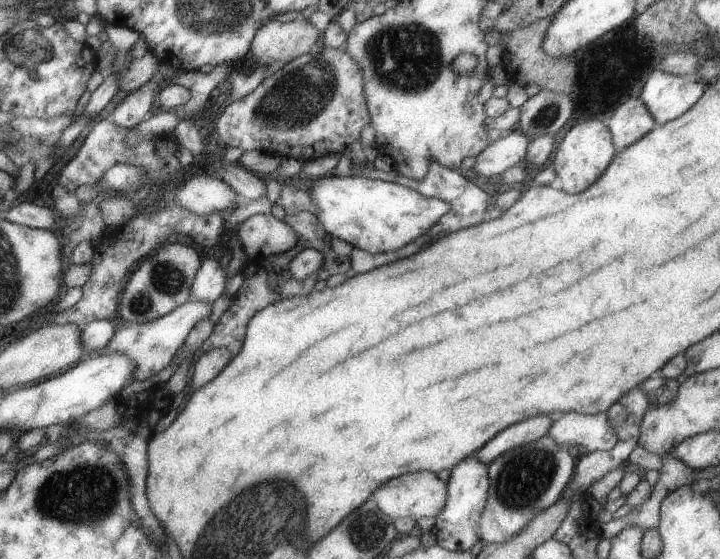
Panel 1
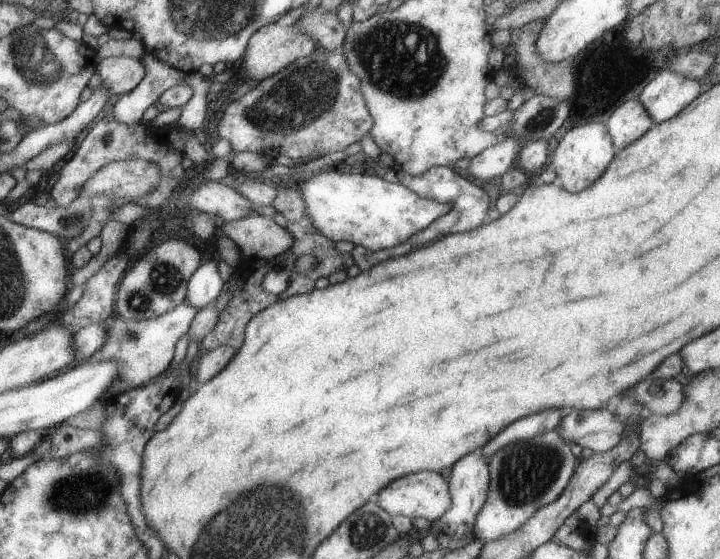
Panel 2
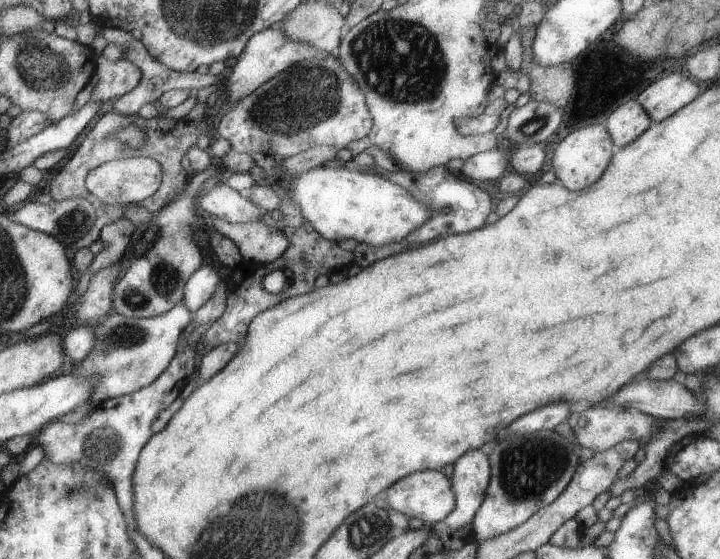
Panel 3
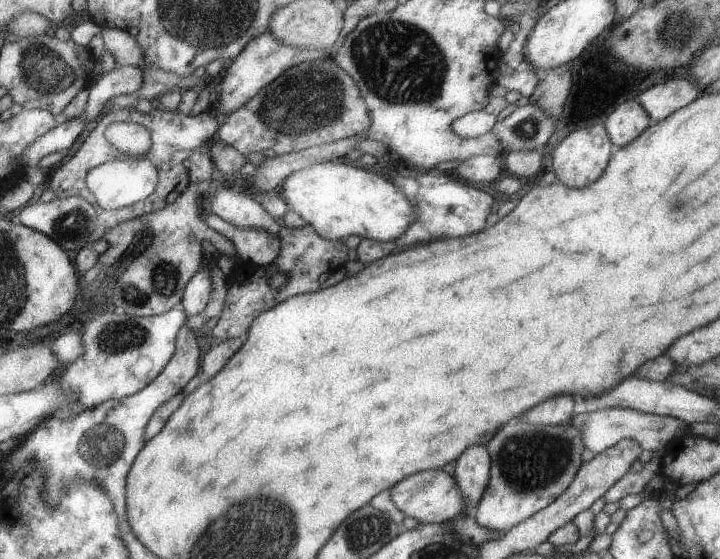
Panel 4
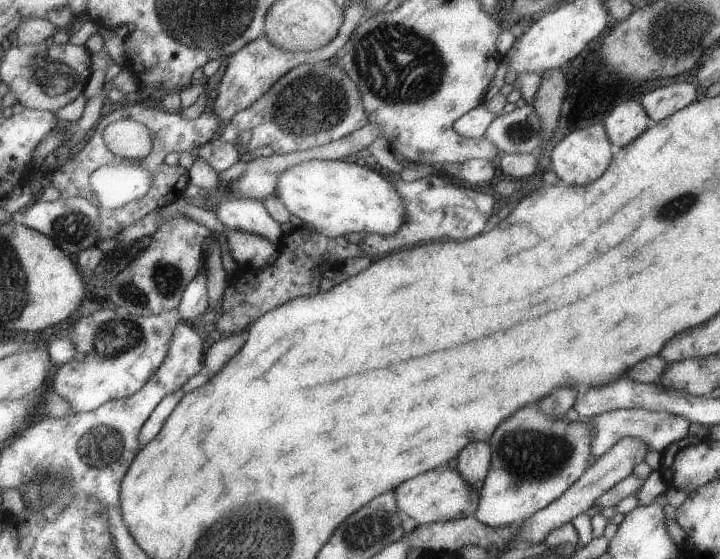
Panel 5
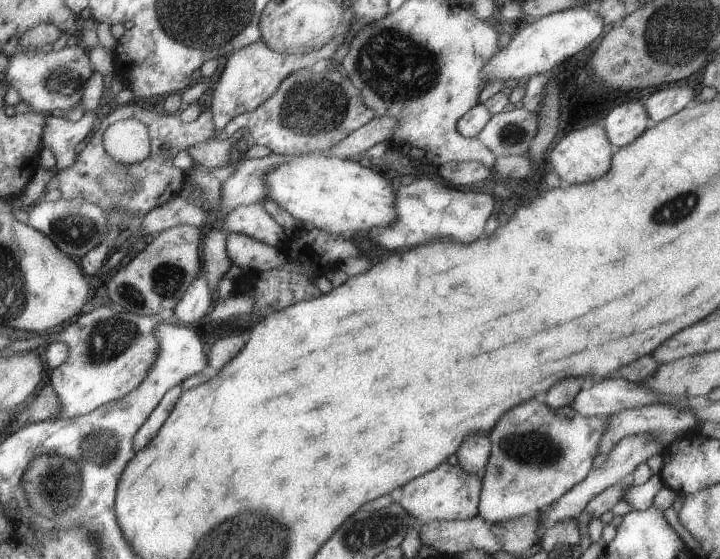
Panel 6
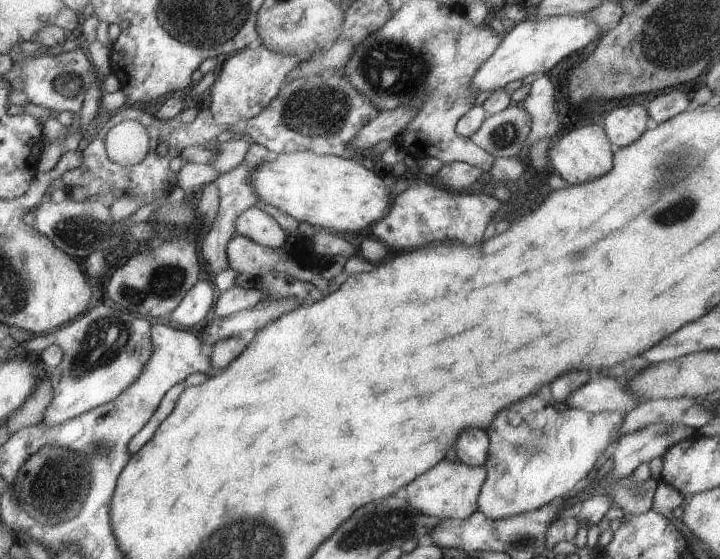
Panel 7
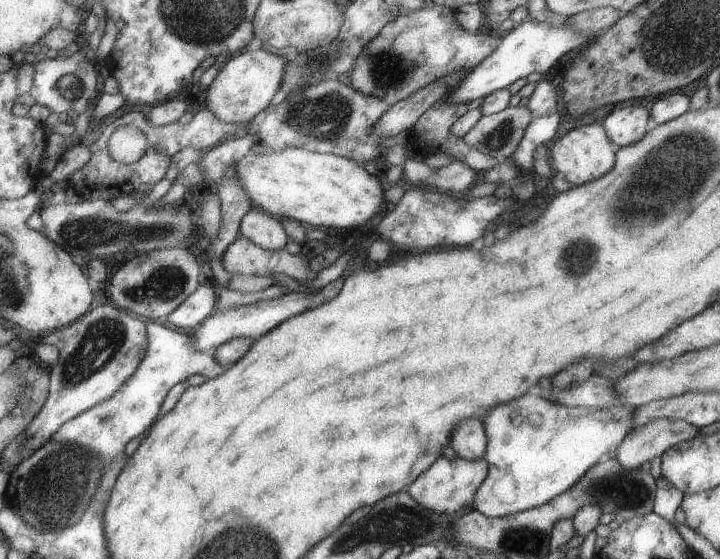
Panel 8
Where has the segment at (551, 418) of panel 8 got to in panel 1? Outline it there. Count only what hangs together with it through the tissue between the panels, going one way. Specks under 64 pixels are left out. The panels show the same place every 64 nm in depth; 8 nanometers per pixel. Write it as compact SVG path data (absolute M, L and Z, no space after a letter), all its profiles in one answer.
M549 435L498 454L489 464L489 488L481 516L481 542L500 543L518 533L540 510L561 496L574 473L575 460Z

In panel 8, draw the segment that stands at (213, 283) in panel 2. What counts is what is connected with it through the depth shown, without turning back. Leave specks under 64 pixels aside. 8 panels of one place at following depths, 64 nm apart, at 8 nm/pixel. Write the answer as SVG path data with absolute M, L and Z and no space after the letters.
M212 283L199 285L173 312L163 320L167 320L177 328L199 326L215 311L218 288Z

